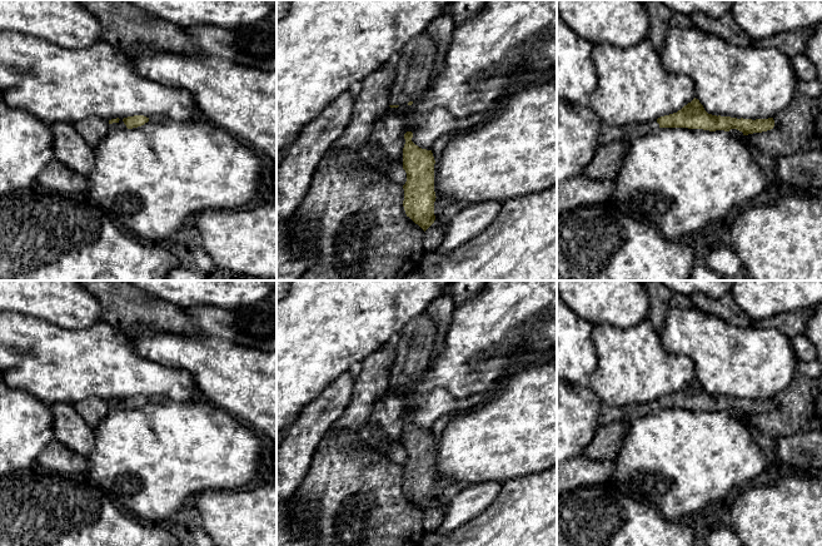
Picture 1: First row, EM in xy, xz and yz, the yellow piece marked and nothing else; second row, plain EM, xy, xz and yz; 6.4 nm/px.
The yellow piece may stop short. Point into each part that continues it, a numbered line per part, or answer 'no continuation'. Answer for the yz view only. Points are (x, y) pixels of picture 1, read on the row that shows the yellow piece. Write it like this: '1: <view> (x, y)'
1: yz (608, 133)

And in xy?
1: xy (120, 125)

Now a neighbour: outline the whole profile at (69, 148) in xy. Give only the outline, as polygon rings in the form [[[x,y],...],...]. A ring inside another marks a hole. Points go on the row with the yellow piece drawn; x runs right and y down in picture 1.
[[[55,123],[50,128],[55,159],[69,165],[79,174],[88,175],[94,165],[94,149],[84,142],[74,124]]]

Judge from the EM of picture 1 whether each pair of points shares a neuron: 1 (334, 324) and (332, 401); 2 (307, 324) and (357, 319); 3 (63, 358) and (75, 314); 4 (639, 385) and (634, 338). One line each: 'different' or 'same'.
1: different
2: same
3: different
4: same

